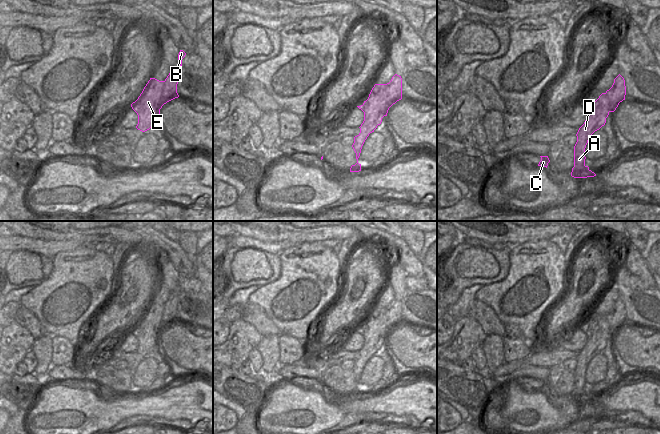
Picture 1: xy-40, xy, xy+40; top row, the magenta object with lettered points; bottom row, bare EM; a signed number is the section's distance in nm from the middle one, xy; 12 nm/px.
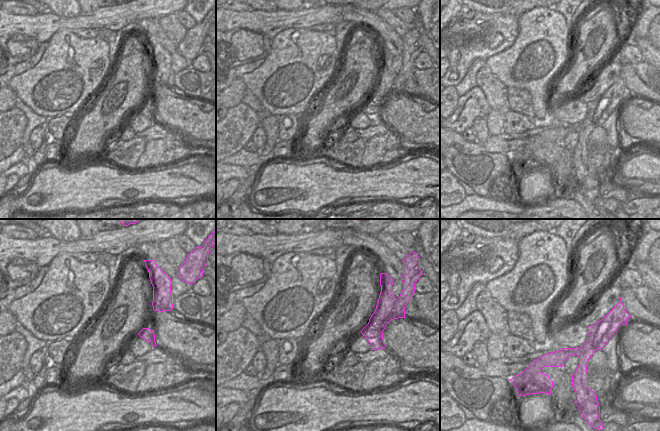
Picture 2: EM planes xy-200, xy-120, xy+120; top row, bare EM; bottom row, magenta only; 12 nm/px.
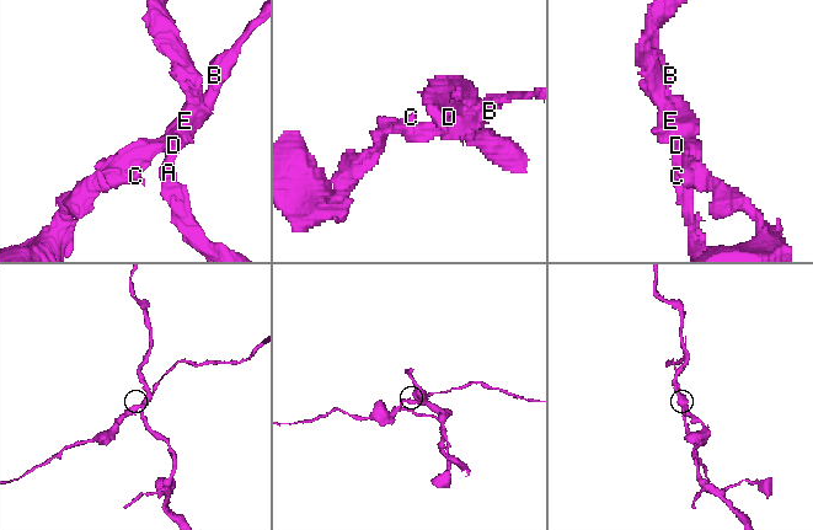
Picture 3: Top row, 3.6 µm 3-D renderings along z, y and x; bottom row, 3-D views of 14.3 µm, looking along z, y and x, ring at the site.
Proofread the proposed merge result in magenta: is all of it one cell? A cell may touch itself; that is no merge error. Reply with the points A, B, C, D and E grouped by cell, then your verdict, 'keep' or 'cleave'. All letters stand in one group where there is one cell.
groups A D E / B C; cleave

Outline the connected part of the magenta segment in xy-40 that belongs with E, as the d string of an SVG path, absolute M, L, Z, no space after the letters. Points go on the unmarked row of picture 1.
M150 302L138 323L131 328L132 333L138 339L136 352L145 356L160 344L157 342L157 333L161 333L164 327L161 325L165 305Z

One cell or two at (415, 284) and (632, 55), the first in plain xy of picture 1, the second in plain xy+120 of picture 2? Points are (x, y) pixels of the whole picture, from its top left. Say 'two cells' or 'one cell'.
one cell

